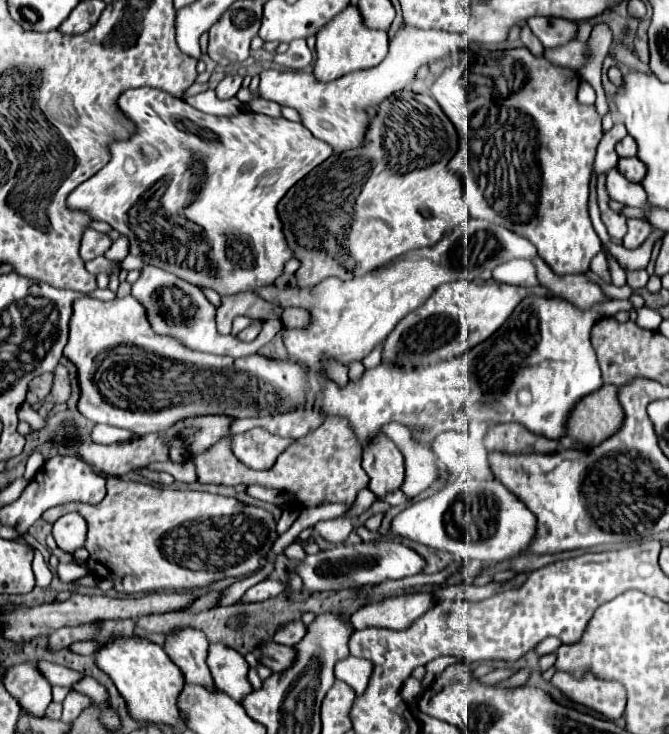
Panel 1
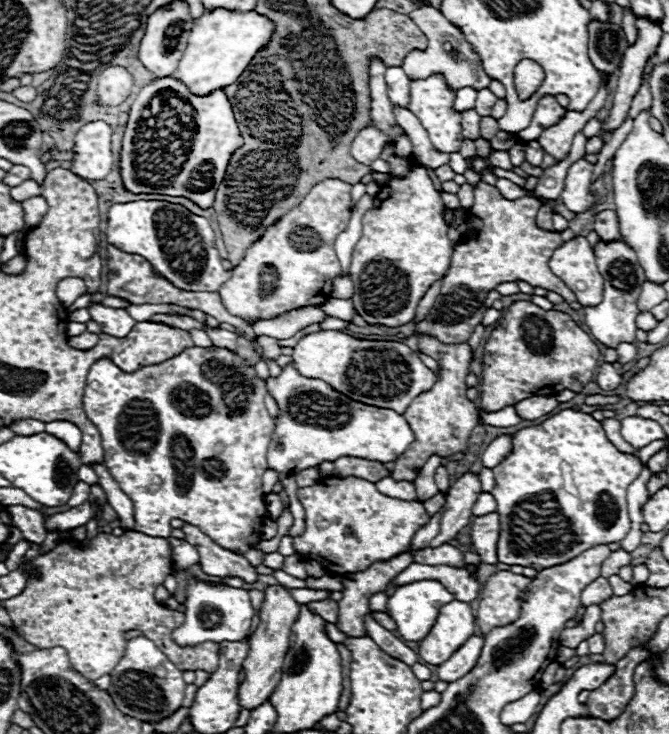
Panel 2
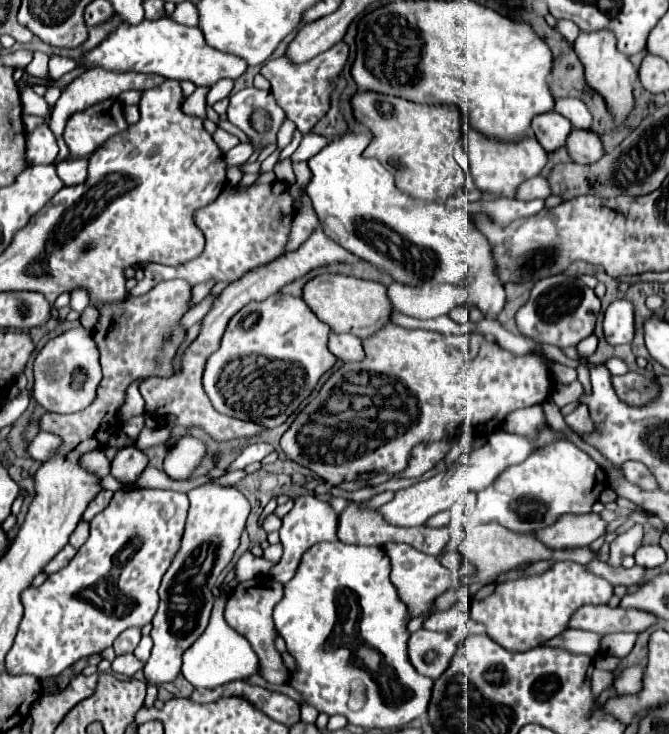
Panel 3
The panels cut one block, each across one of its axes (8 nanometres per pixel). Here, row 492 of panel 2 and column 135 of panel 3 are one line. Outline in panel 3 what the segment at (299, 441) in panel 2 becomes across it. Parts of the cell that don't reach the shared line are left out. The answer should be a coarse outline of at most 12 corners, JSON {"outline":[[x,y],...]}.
{"outline":[[284,182],[234,186],[194,212],[202,254],[148,264],[158,282],[238,280],[282,254],[294,206]]}

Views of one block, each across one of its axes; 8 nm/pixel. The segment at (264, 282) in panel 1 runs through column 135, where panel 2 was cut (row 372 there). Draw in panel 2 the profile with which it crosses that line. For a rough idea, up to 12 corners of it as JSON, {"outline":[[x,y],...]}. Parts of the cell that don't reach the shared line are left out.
{"outline":[[226,348],[90,368],[135,531],[246,554],[266,384]]}

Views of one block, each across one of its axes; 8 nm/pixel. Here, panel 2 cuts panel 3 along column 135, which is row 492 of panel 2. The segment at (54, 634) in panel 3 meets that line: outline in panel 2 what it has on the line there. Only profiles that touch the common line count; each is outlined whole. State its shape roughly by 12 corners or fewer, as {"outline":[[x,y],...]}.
{"outline":[[590,414],[494,468],[500,562],[544,570],[632,522],[642,464]]}

